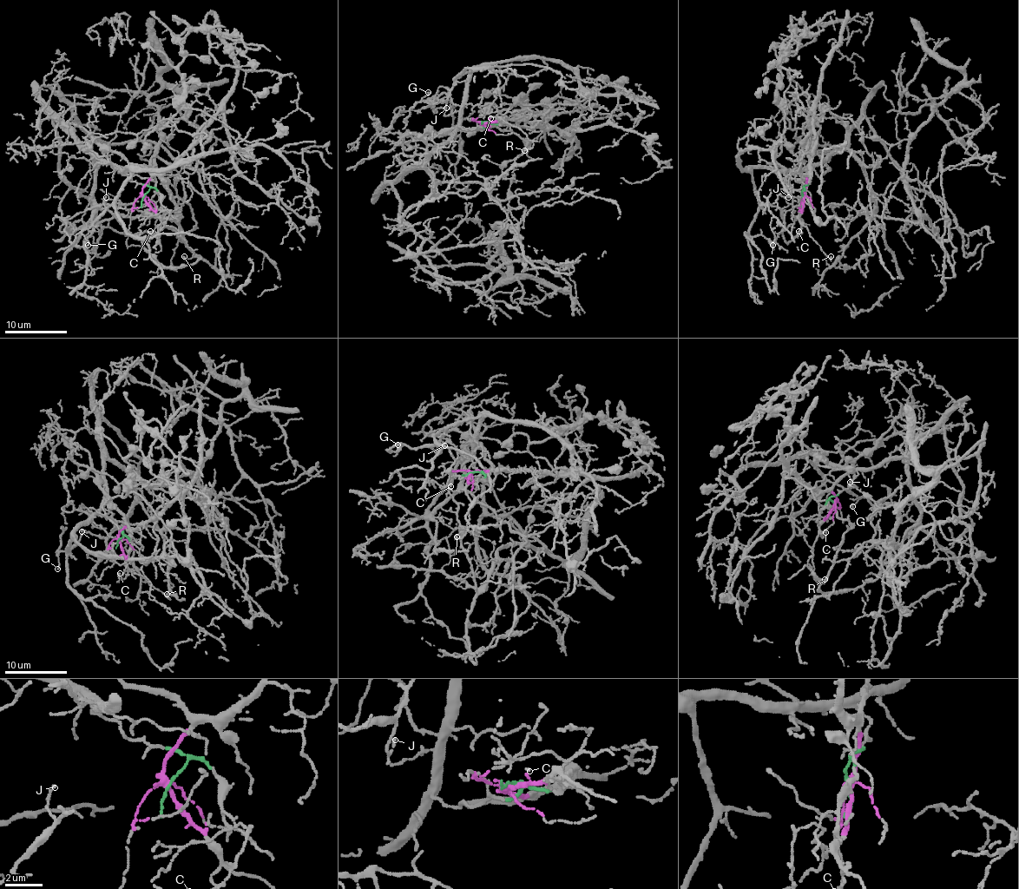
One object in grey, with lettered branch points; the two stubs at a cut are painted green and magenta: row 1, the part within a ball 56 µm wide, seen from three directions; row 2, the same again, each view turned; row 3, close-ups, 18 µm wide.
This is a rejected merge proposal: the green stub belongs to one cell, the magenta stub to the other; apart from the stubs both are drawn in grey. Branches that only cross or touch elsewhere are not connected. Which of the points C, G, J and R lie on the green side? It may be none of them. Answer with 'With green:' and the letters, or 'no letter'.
With green: G, J

